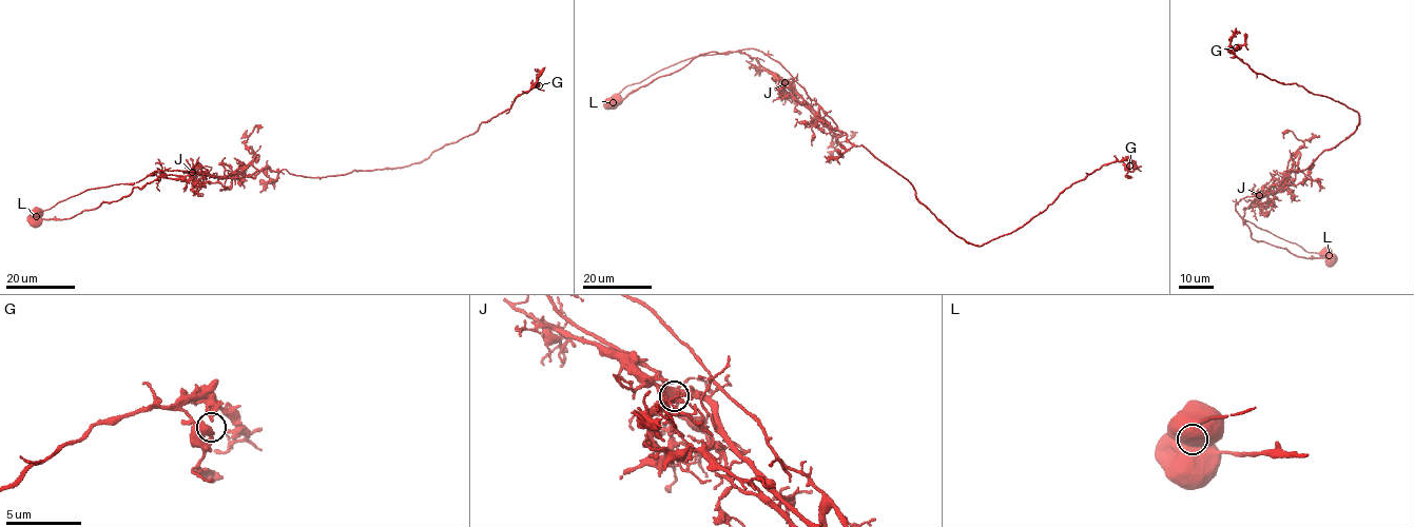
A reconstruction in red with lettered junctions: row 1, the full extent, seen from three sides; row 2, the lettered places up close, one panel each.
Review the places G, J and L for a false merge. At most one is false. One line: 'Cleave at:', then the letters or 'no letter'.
Cleave at: L

